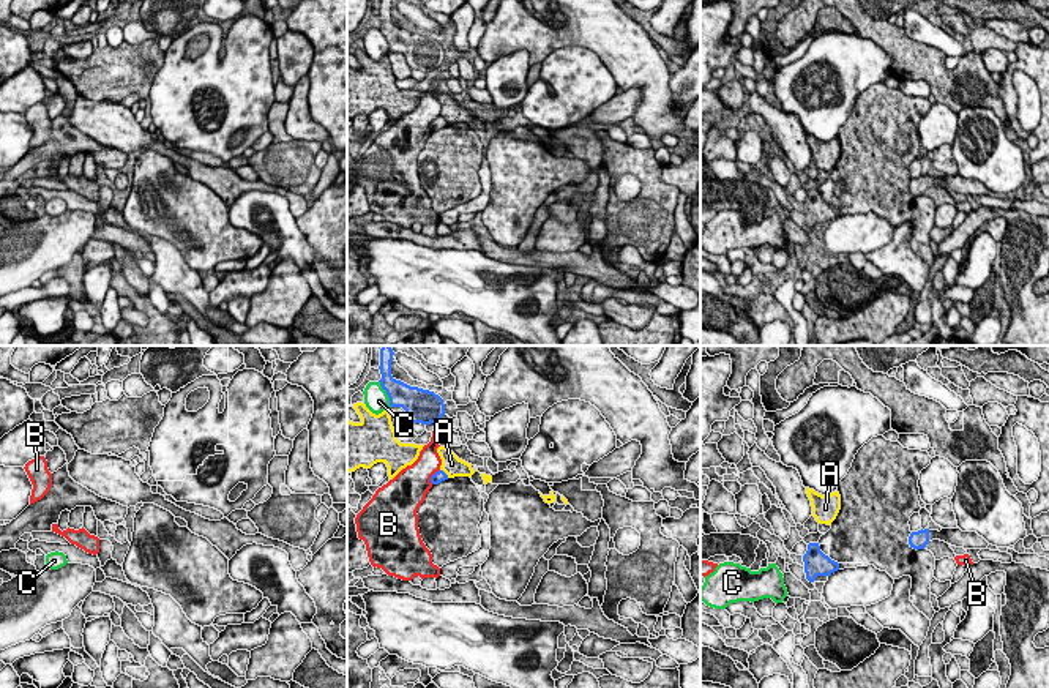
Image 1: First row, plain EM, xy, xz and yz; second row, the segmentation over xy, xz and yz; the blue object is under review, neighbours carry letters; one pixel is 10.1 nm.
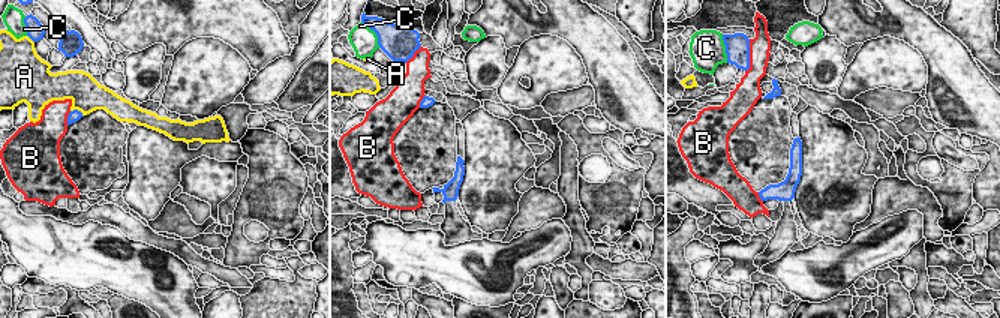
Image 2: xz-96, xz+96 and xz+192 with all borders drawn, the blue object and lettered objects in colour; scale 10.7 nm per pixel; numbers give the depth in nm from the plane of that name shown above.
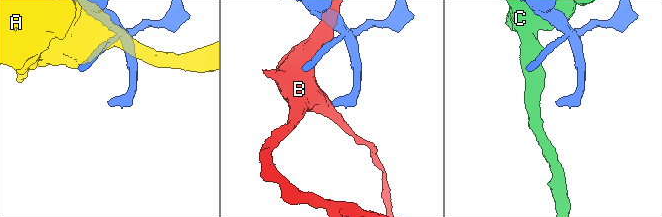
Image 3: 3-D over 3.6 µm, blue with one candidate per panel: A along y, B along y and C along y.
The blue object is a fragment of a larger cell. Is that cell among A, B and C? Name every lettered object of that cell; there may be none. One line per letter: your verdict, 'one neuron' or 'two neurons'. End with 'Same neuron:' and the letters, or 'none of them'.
A: two neurons
B: two neurons
C: two neurons
Same neuron: none of them

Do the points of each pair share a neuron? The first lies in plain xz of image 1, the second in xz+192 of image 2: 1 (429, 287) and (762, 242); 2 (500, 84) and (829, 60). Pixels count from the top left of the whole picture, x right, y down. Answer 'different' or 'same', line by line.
1: same
2: same

